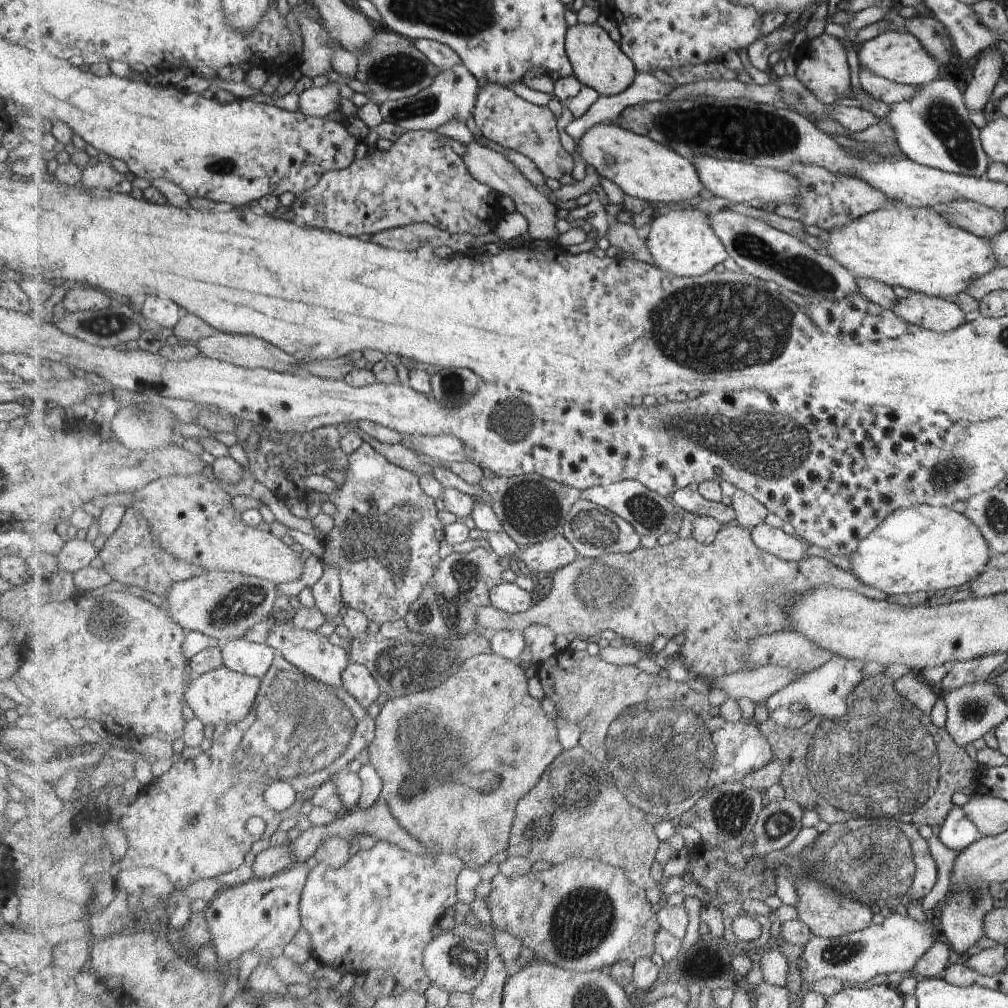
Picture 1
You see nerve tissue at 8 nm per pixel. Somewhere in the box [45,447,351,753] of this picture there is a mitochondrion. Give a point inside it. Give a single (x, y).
(116, 629)

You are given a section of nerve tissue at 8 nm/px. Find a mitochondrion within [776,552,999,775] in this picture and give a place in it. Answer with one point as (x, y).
(971, 710)

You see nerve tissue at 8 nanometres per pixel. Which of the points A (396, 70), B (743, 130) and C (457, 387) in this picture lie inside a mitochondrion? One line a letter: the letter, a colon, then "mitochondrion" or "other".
A: mitochondrion
B: mitochondrion
C: mitochondrion

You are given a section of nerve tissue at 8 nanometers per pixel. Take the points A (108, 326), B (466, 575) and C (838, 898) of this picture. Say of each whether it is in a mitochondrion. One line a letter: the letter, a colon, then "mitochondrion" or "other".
A: mitochondrion
B: mitochondrion
C: mitochondrion

